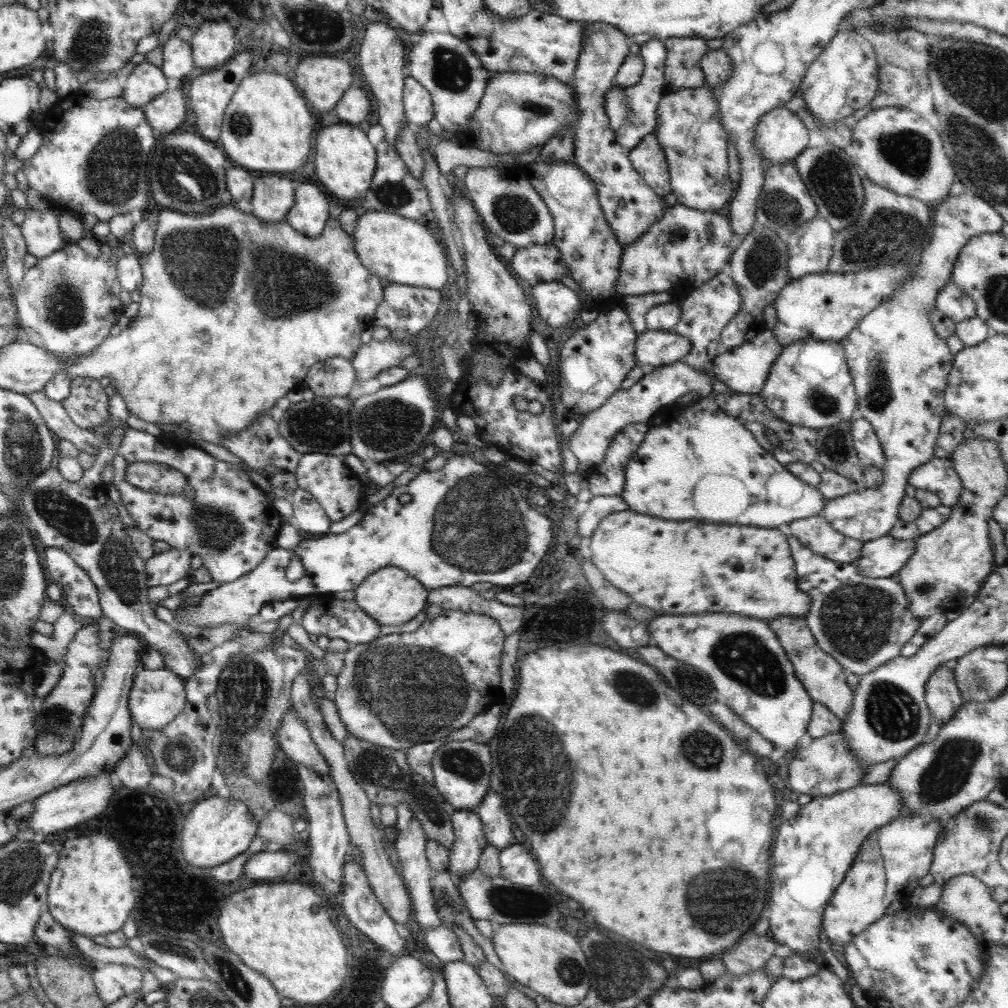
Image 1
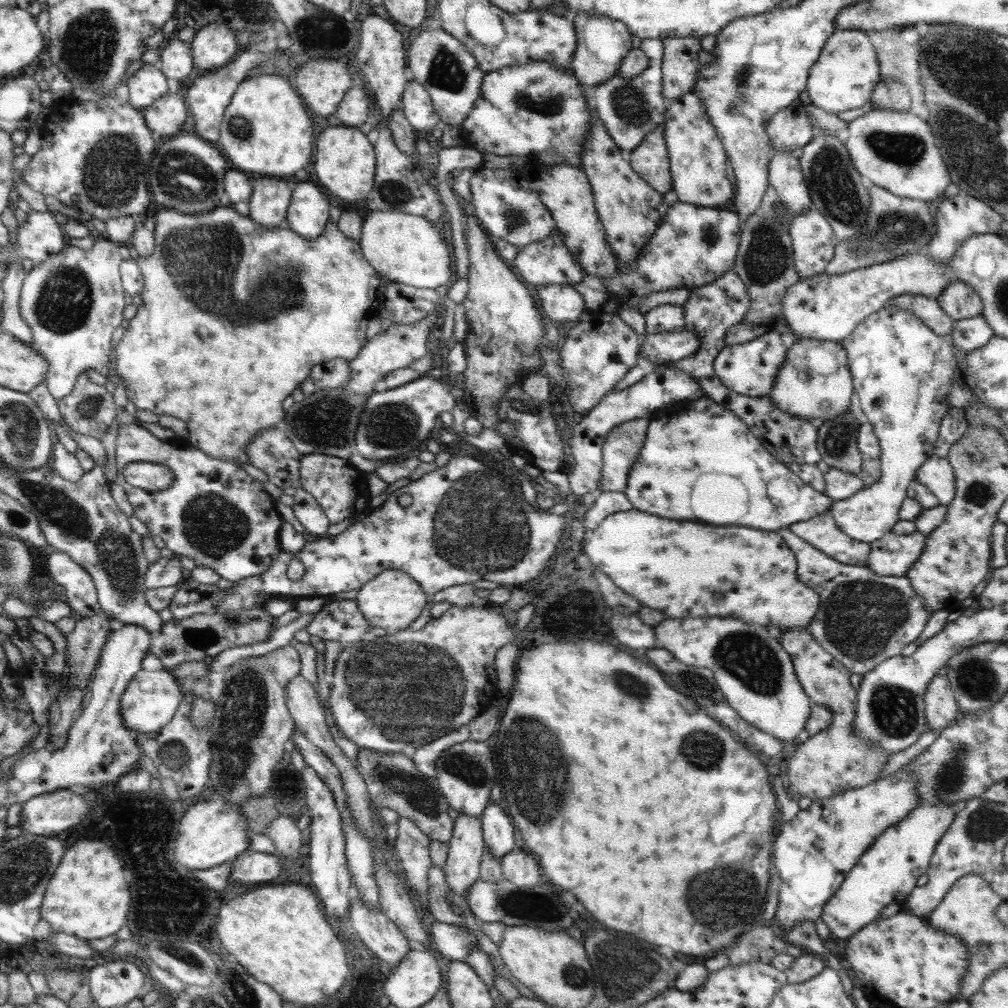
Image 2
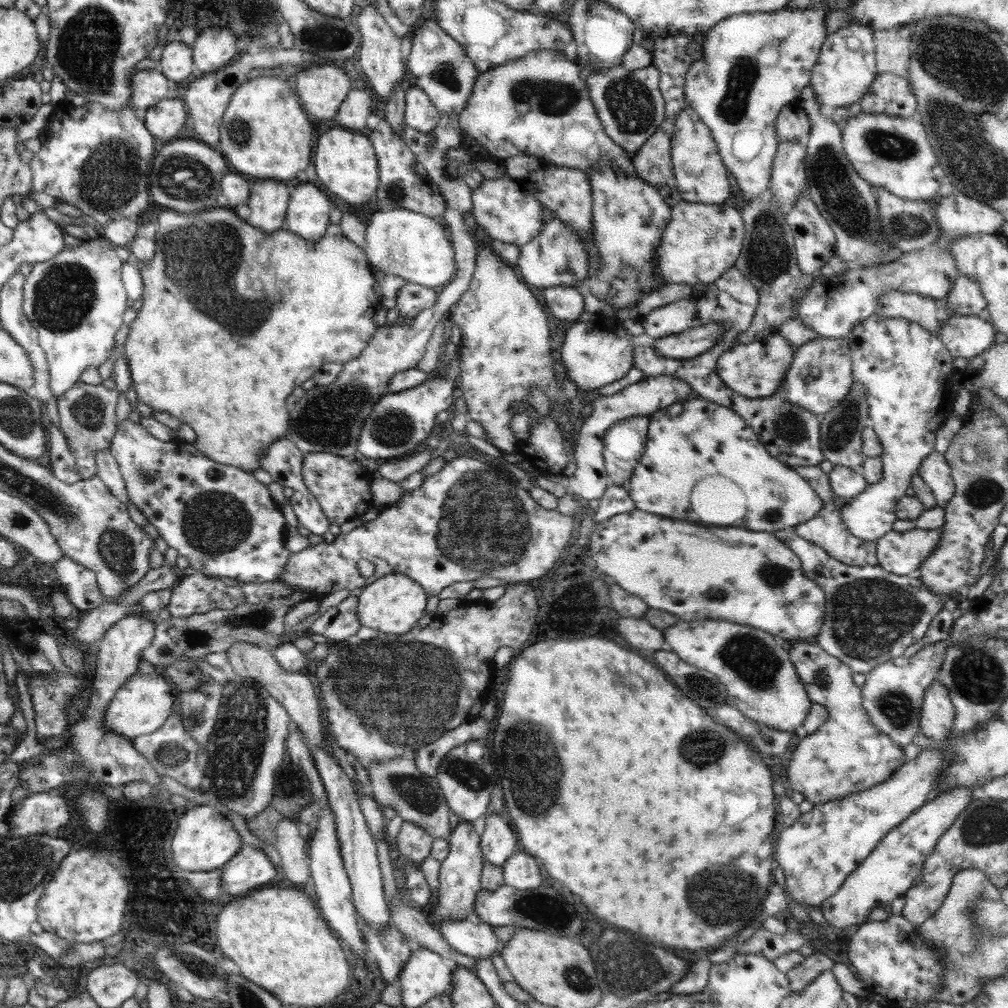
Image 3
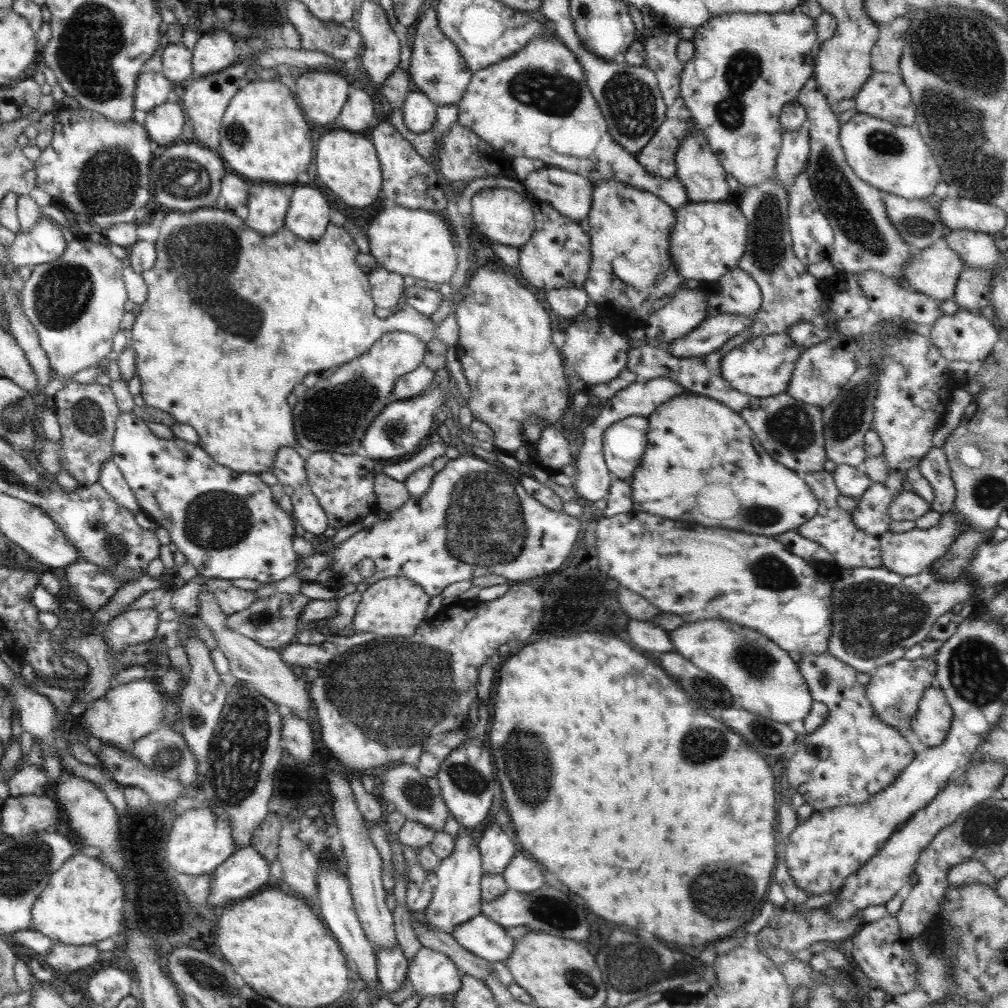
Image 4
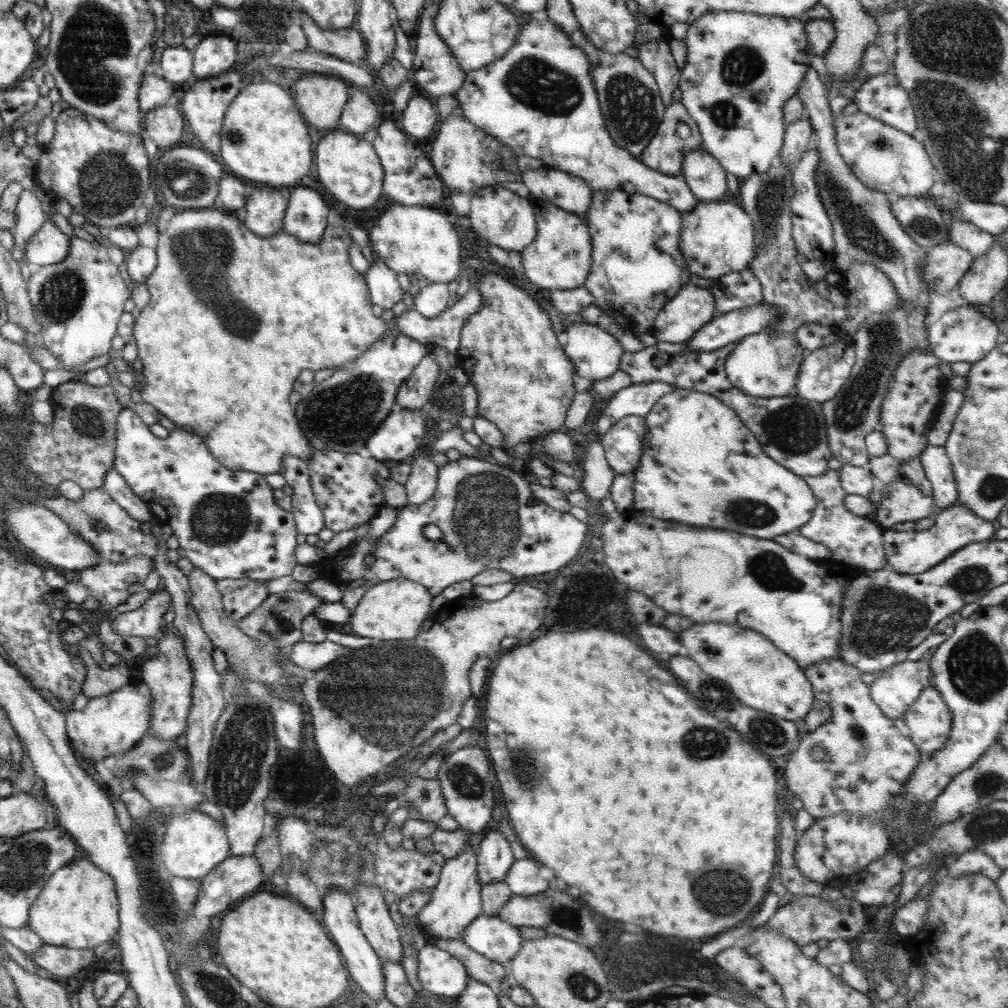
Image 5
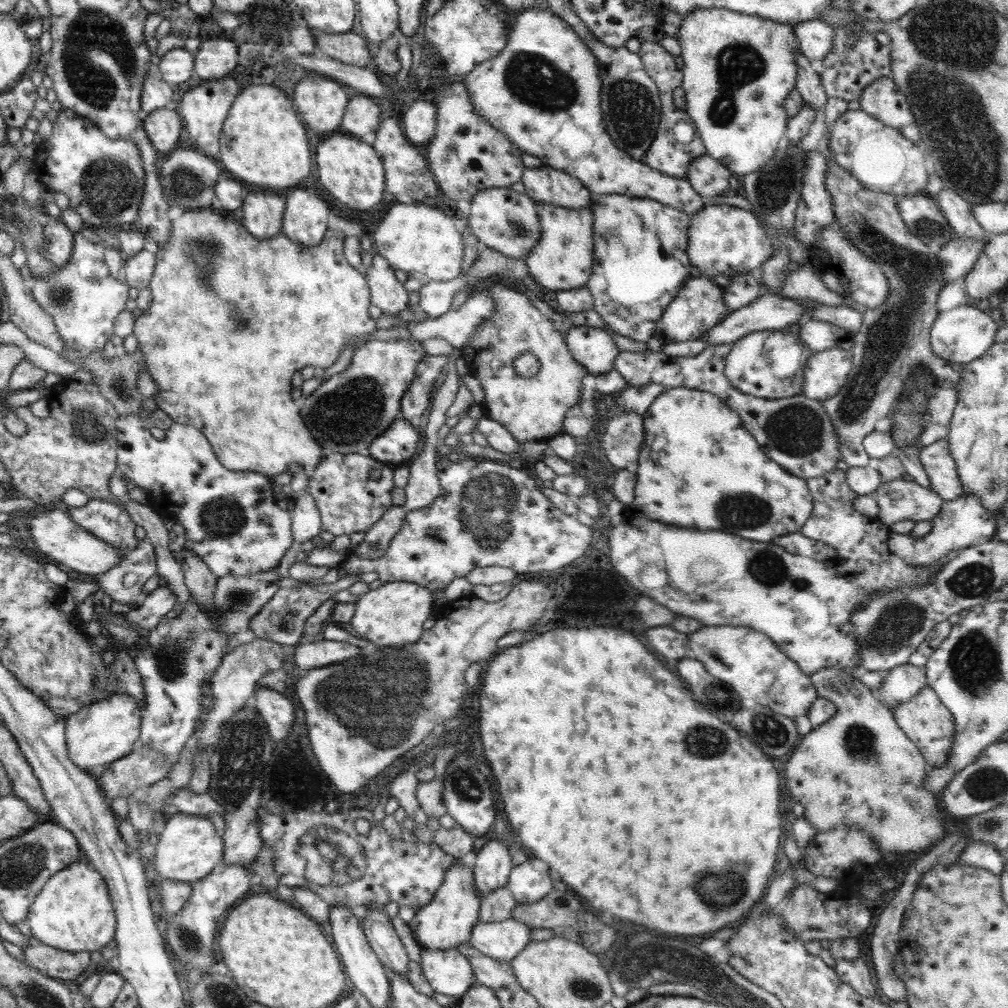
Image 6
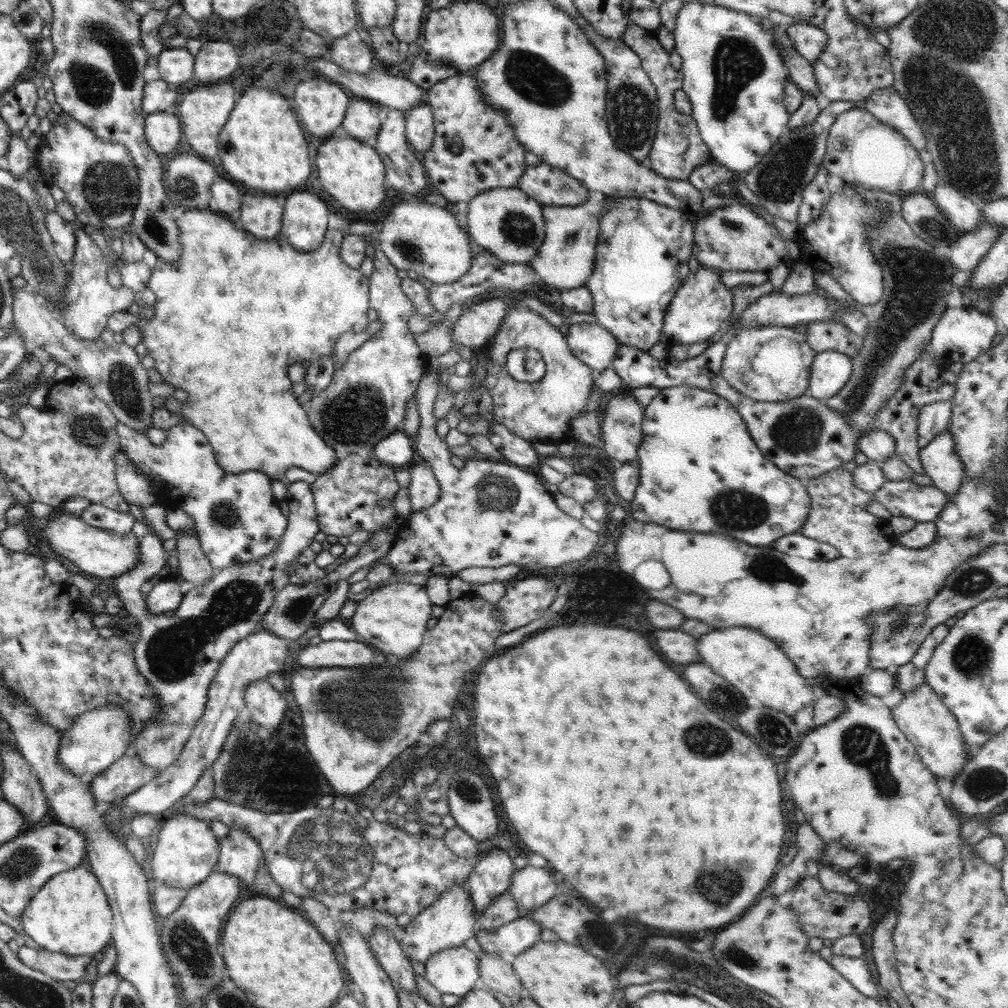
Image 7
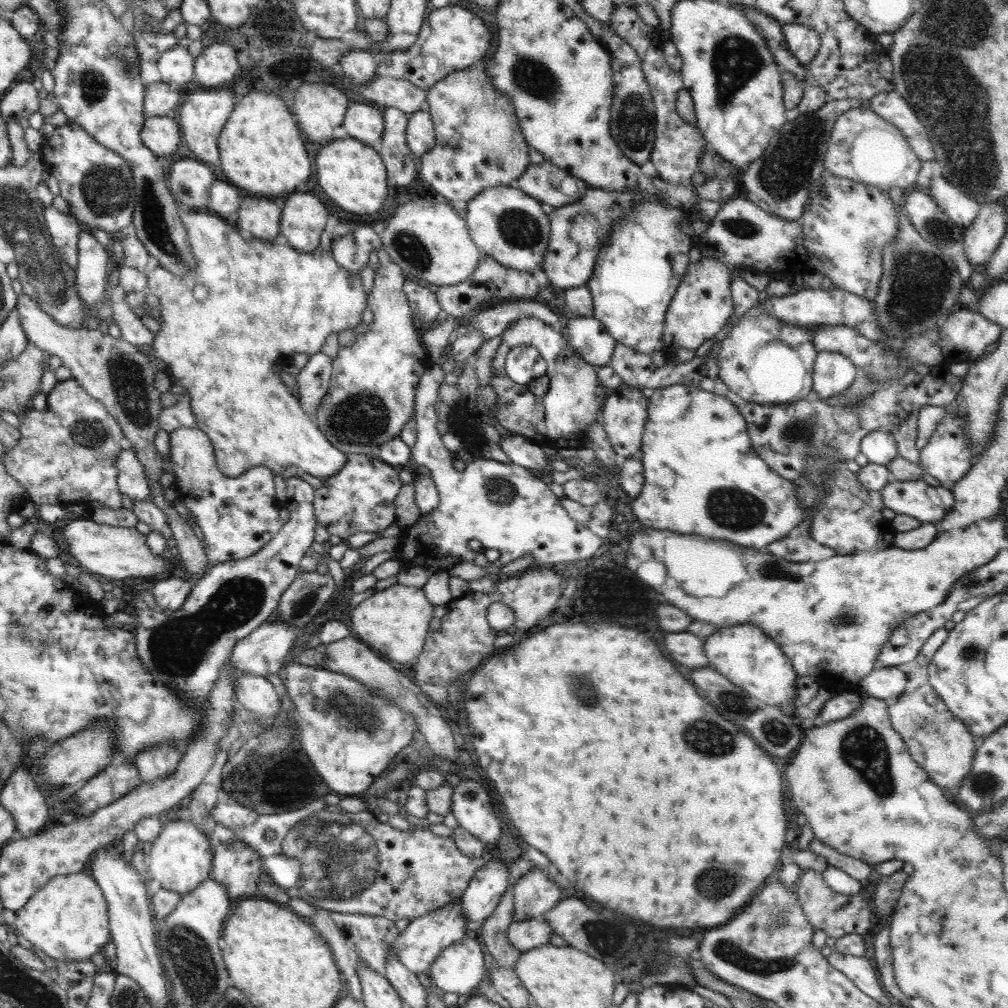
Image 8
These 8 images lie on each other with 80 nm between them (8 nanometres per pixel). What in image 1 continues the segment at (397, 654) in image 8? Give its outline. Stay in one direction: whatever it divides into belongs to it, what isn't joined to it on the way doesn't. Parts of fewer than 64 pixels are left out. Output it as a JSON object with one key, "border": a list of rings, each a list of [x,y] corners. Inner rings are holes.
{"border":[[[385,566],[370,574],[354,590],[353,599],[357,606],[378,624],[378,626],[400,626],[410,622],[416,614],[428,608],[428,591],[418,580],[414,580],[405,570],[395,566]]]}

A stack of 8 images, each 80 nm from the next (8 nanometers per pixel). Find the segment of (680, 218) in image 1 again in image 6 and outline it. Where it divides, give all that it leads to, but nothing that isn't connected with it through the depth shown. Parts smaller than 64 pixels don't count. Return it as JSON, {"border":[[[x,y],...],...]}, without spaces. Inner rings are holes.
{"border":[[[709,201],[691,215],[690,235],[685,250],[691,266],[696,266],[701,276],[706,277],[718,274],[735,277],[739,274],[758,272],[761,264],[772,256],[776,242],[759,222],[760,218],[752,211]]]}

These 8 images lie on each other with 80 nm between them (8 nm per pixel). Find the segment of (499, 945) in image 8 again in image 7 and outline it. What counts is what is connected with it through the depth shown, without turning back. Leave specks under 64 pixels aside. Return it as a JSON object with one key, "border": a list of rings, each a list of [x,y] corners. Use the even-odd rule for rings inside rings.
{"border":[[[509,891],[494,897],[486,908],[478,913],[478,922],[482,929],[493,933],[499,926],[518,919],[519,912],[516,901]]]}

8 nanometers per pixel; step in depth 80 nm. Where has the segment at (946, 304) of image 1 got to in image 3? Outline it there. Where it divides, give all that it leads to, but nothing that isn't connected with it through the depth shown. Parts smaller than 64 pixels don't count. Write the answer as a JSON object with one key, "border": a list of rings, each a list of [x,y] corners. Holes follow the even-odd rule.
{"border":[[[962,274],[955,278],[946,299],[953,314],[984,316],[986,313],[987,302],[979,284]]]}

